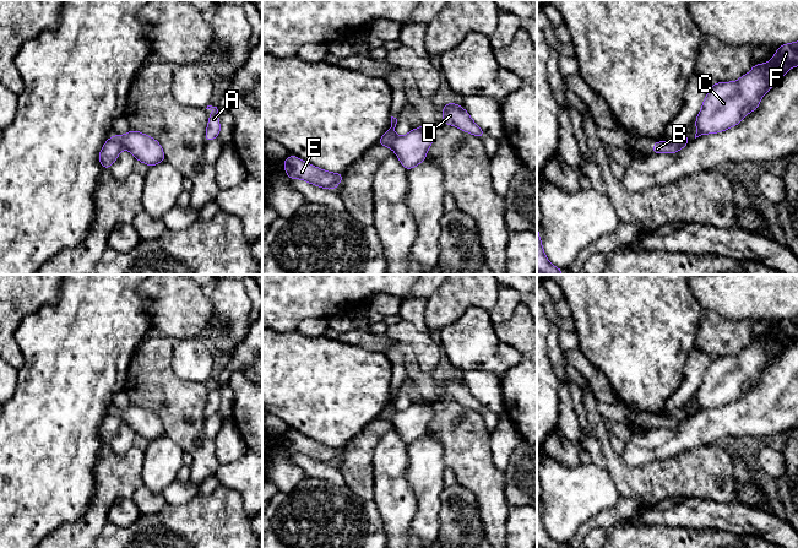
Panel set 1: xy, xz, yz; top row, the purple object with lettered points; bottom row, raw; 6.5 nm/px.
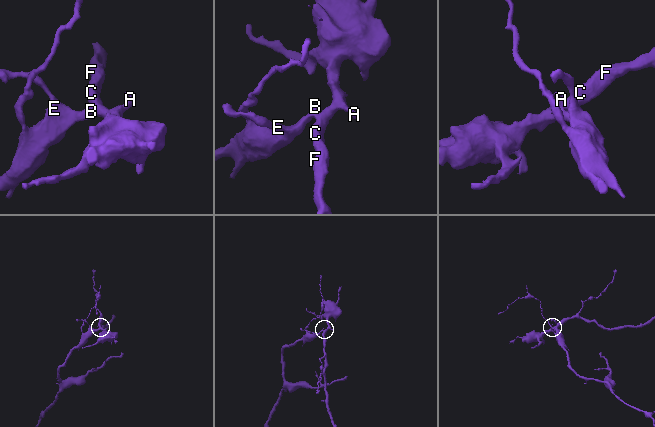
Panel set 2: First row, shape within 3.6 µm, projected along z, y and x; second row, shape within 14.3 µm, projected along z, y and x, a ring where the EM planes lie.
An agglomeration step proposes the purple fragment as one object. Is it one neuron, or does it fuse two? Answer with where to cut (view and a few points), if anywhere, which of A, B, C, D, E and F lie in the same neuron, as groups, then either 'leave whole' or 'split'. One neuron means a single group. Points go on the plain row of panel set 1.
cut in xy along (115, 411), (124, 422); A C D F / B E; split

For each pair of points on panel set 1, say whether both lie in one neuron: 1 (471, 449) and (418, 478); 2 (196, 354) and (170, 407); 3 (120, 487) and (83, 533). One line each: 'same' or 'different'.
1: different
2: different
3: same

